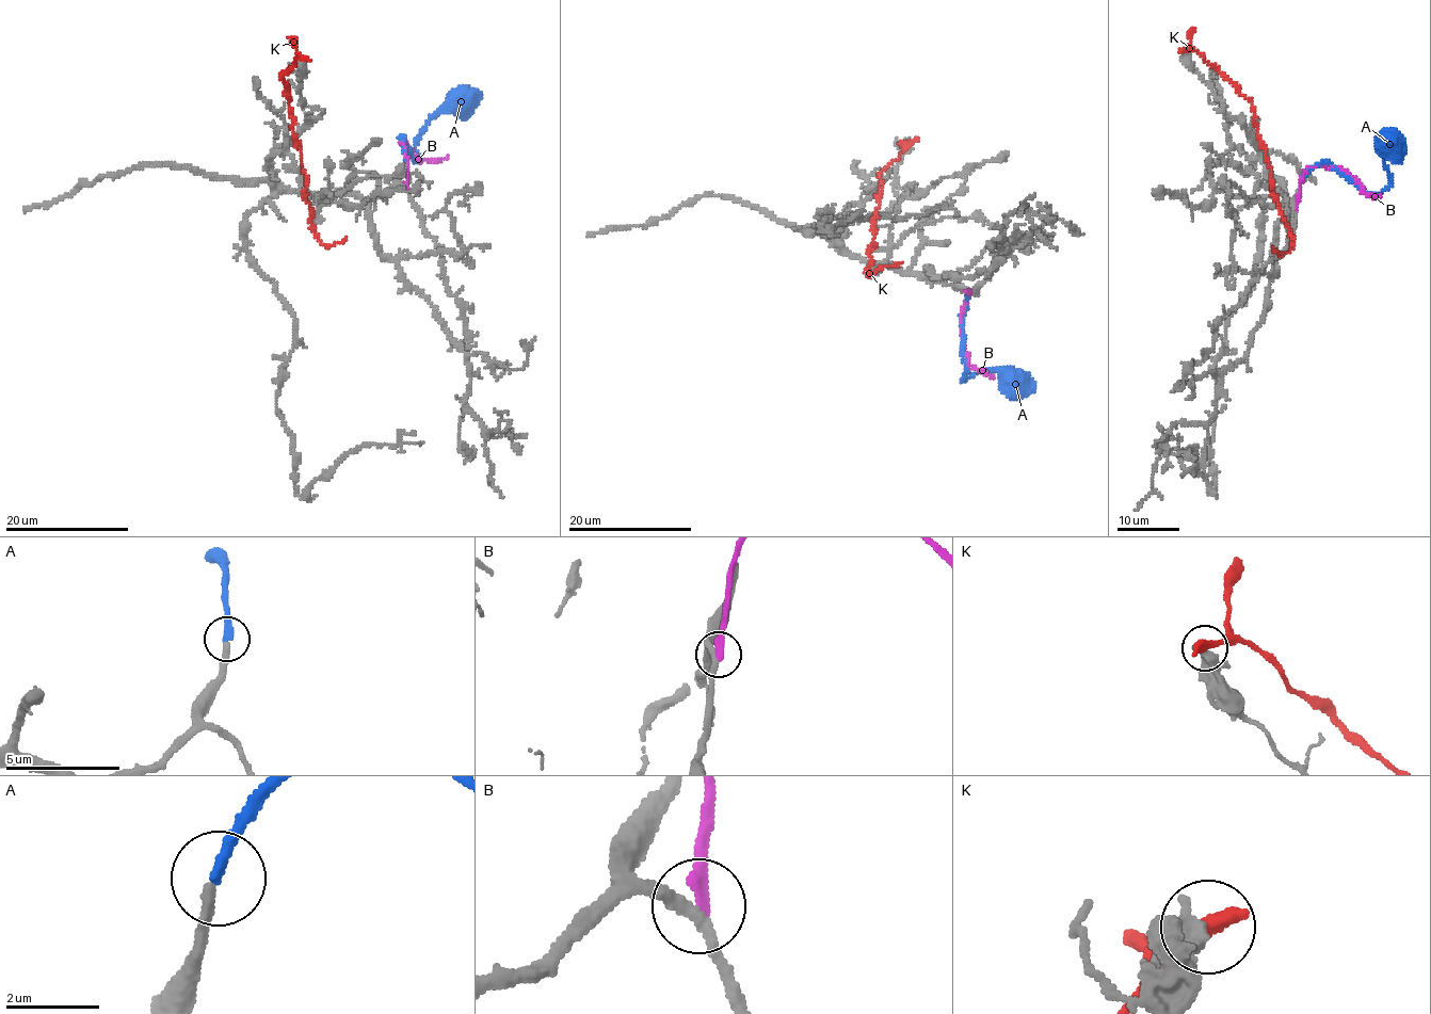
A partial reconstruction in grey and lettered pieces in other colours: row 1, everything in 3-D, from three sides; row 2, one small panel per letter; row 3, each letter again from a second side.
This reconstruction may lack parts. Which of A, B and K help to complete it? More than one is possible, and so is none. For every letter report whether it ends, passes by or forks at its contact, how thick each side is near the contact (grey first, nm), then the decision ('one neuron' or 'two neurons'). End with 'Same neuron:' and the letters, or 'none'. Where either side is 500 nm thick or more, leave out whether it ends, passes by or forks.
A: it ends; calibres 240 and 280 nm; one neuron
B: it ends; calibres 240 and 240 nm; two neurons
K: calibres 500 and 460 nm; two neurons
Same neuron: A

